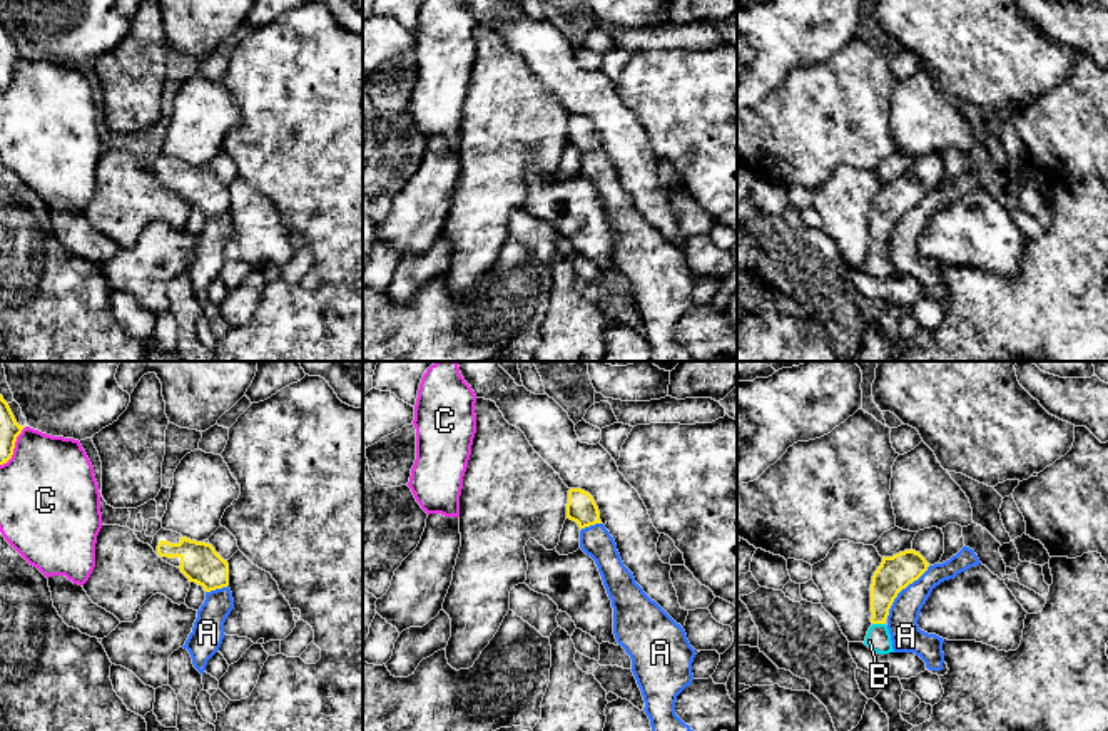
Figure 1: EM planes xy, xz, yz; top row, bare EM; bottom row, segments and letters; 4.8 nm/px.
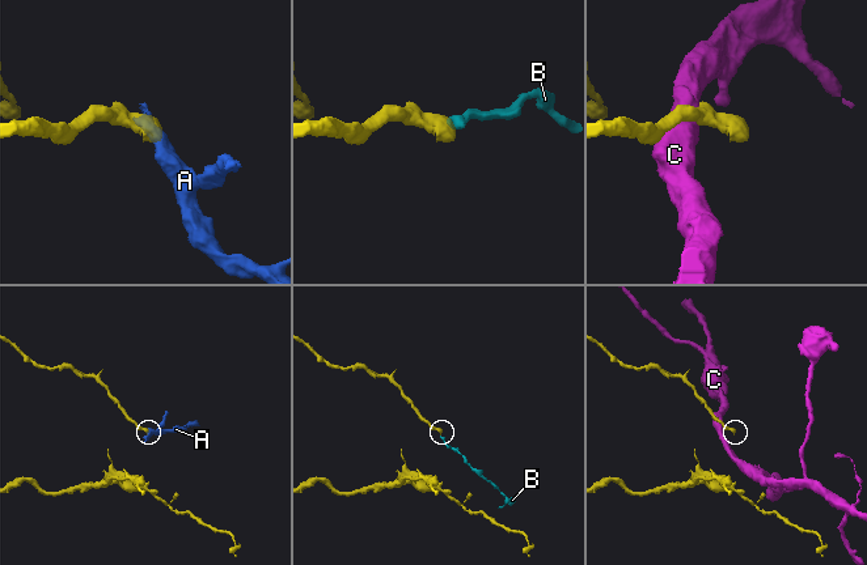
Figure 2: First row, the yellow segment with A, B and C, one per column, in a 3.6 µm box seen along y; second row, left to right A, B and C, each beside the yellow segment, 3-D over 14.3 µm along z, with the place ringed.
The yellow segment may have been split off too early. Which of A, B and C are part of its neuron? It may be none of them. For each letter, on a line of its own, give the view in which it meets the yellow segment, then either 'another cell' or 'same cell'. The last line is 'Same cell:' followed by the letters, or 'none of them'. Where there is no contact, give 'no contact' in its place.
A: meets yellow in yz; another cell
B: meets yellow in yz; same cell
C: meets yellow in xy; another cell
Same cell: B

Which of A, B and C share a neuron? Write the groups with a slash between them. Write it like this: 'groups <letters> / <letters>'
groups A / B / C

